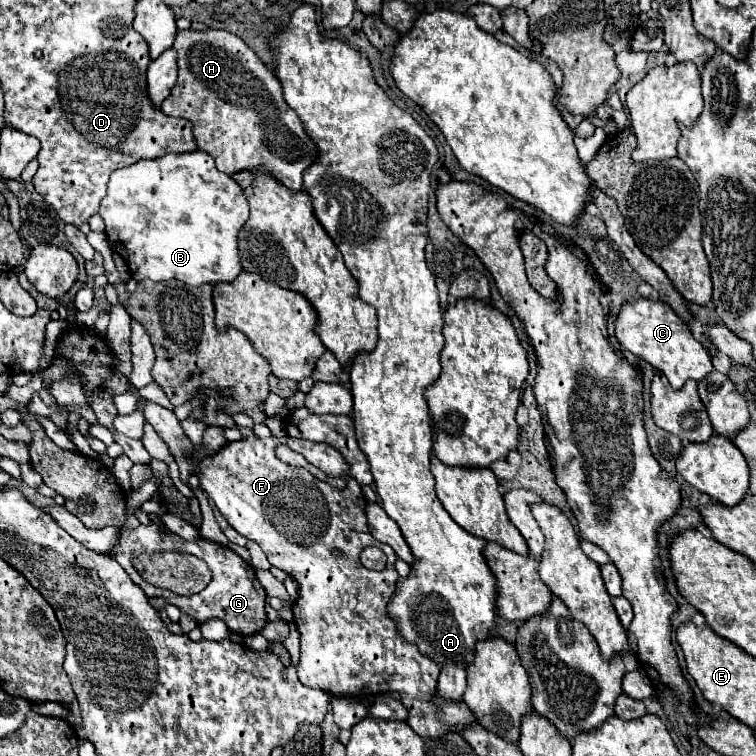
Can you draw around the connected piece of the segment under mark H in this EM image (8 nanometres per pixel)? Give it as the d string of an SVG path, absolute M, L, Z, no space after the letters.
M215 29L177 31L173 49L177 49L179 77L171 89L171 95L161 103L161 111L165 115L183 117L193 123L197 147L215 159L215 165L221 173L233 175L243 169L259 167L271 171L289 189L301 189L303 171L319 159L319 147L307 135L299 115L285 103L279 79L261 63L255 51L241 37Z

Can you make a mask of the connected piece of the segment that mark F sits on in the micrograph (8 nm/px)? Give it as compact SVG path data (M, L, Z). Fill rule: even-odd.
M245 437L241 441L229 443L219 455L203 459L197 465L197 473L201 477L201 489L209 495L209 499L217 505L229 525L245 535L247 539L261 545L271 565L283 569L299 583L299 599L293 605L295 625L301 633L301 659L297 665L299 681L305 687L321 689L327 693L369 697L385 691L397 691L403 697L403 705L409 711L407 723L421 737L439 737L447 731L461 731L469 723L475 721L473 713L461 705L445 705L445 709L433 709L429 705L429 693L433 693L433 685L437 685L439 665L433 665L427 657L421 657L417 649L399 637L393 621L385 615L385 605L393 595L395 583L399 579L395 571L395 551L379 543L367 527L365 519L365 497L355 479L349 479L349 487L343 491L331 489L323 485L321 491L301 491L301 471L281 463L275 457L275 447L279 445L277 437ZM375 545L387 555L385 571L369 571L361 565L359 555L365 547ZM331 549L339 549L343 557L331 557Z

